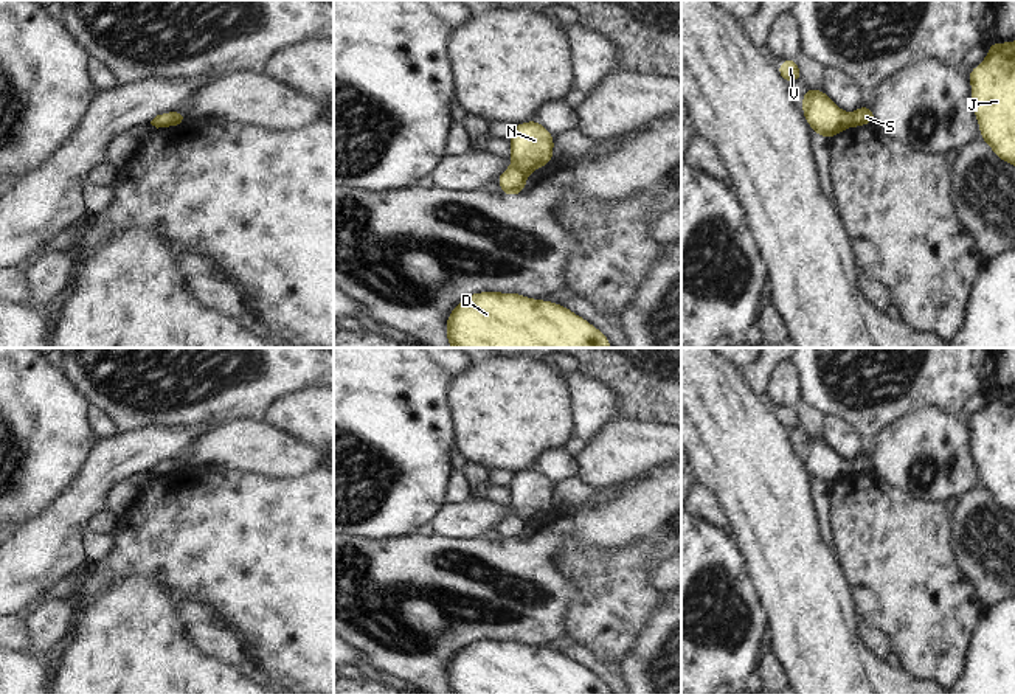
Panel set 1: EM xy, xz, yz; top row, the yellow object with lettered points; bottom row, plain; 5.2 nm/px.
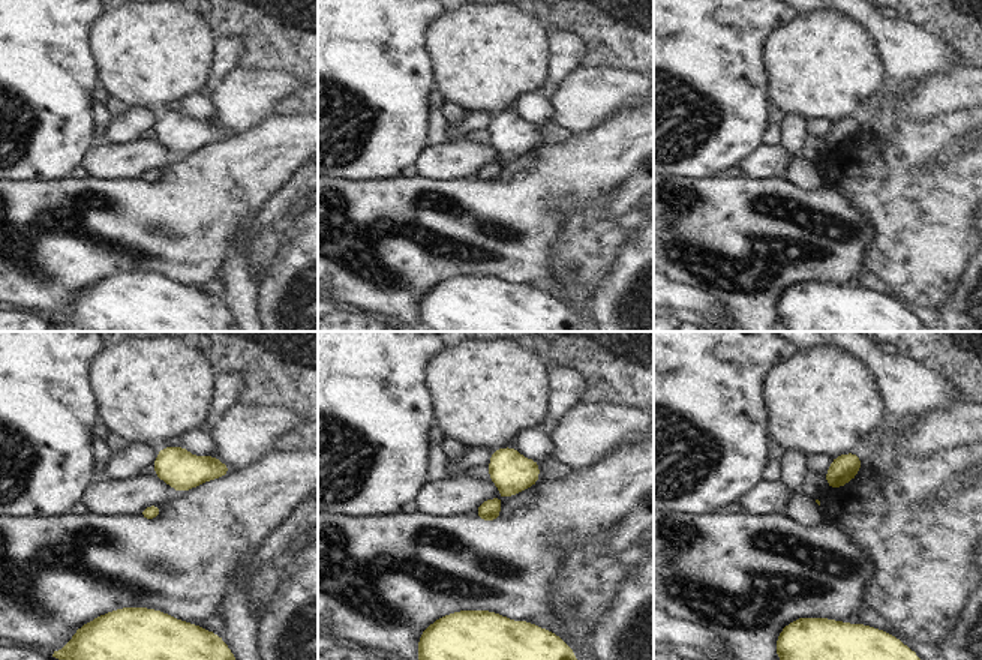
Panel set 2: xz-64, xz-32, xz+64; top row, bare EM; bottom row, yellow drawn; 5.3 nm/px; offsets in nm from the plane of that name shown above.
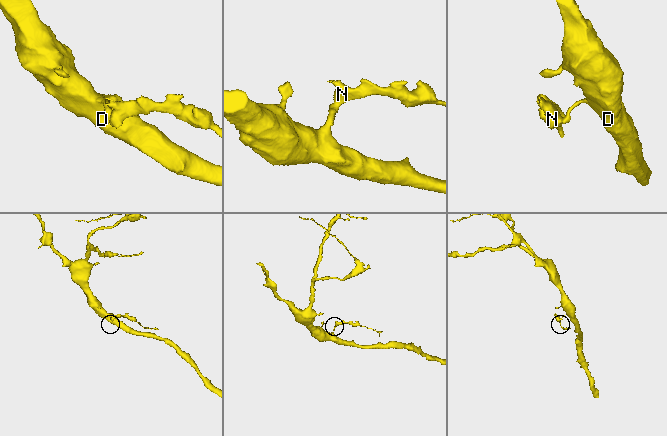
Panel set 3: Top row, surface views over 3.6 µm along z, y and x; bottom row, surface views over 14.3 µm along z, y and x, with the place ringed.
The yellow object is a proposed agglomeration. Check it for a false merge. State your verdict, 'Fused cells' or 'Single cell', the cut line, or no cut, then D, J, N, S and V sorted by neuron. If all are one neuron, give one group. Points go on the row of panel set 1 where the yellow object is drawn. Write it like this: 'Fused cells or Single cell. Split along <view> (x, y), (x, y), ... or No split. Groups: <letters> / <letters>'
Fused cells. Split along xz (512, 165), (528, 174). Groups: D J S / N V

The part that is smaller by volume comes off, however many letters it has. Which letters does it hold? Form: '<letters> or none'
N, V

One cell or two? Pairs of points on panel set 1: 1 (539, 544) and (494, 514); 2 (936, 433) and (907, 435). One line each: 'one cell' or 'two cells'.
1: two cells
2: one cell

